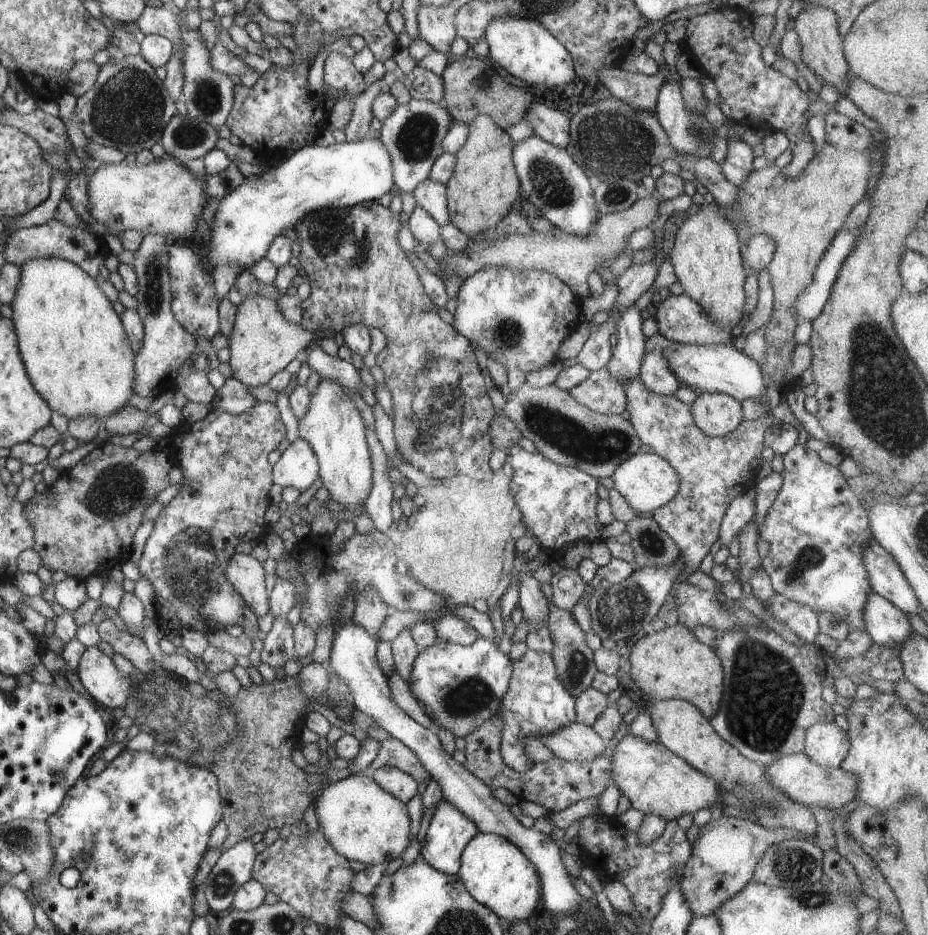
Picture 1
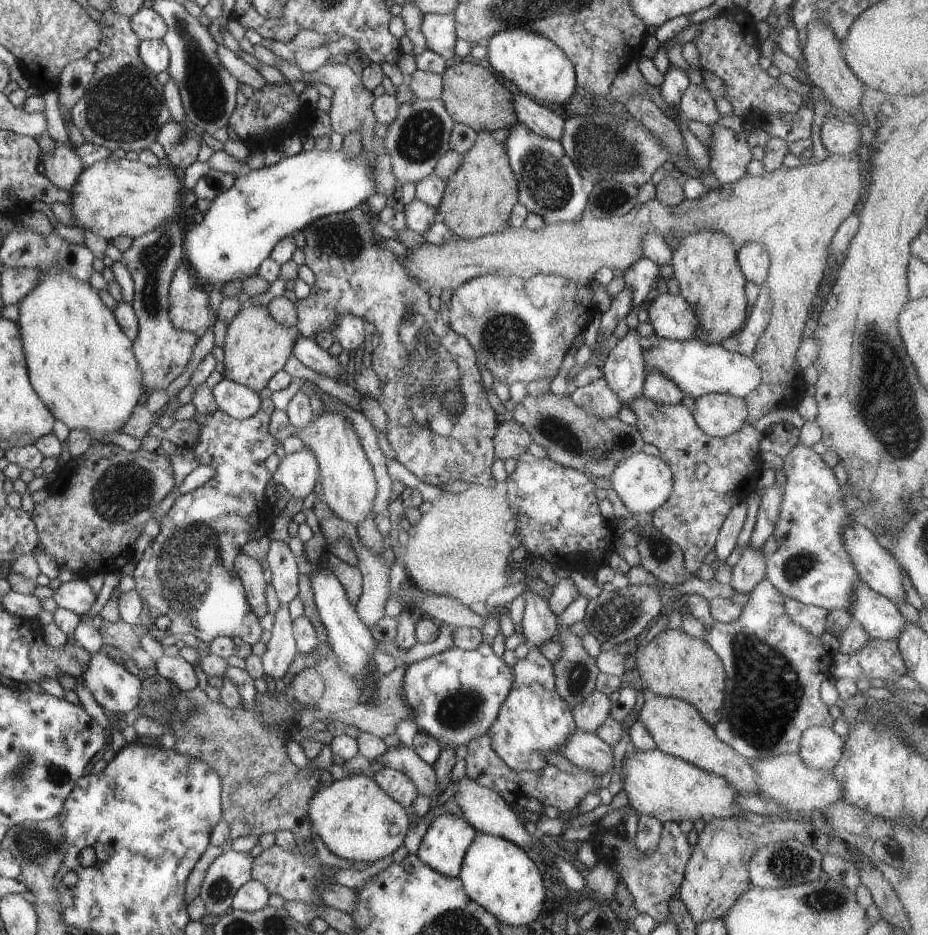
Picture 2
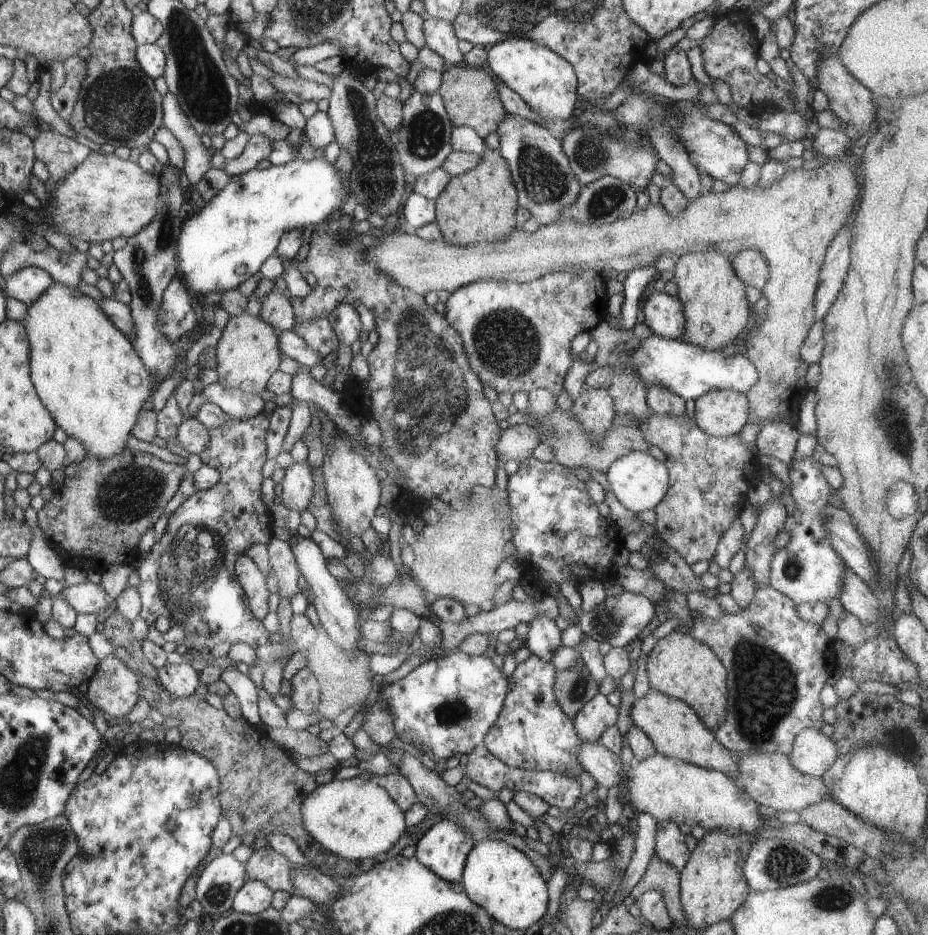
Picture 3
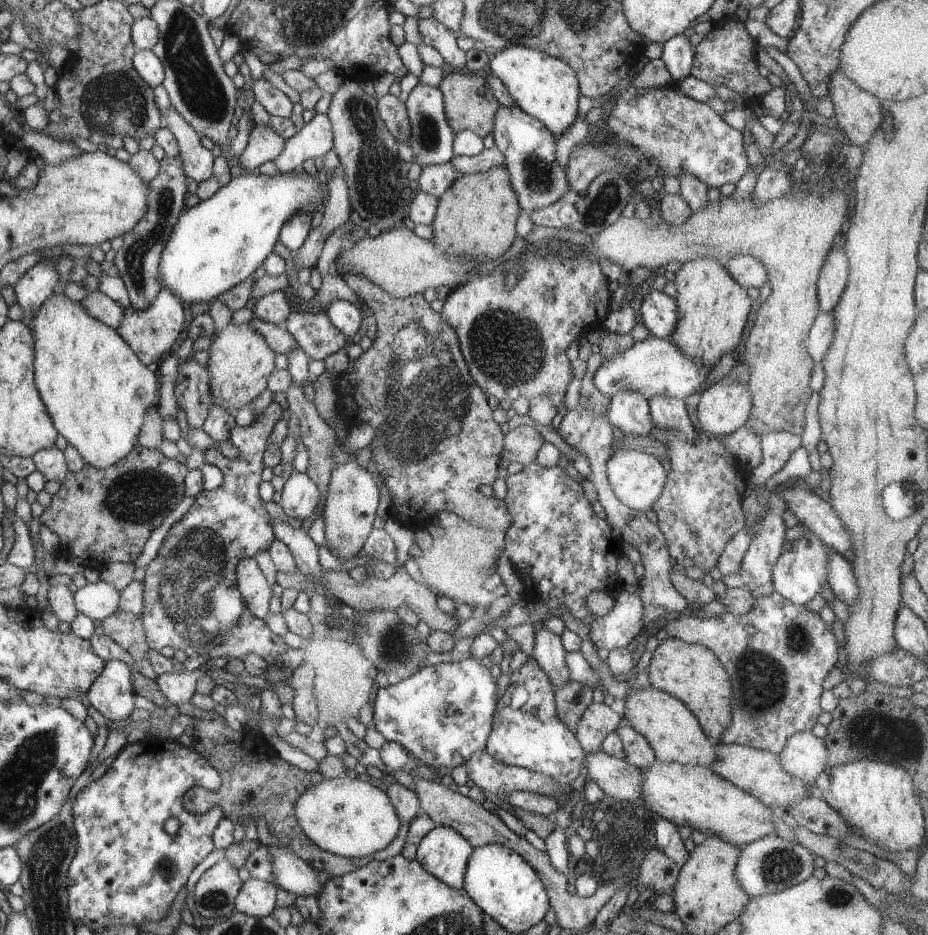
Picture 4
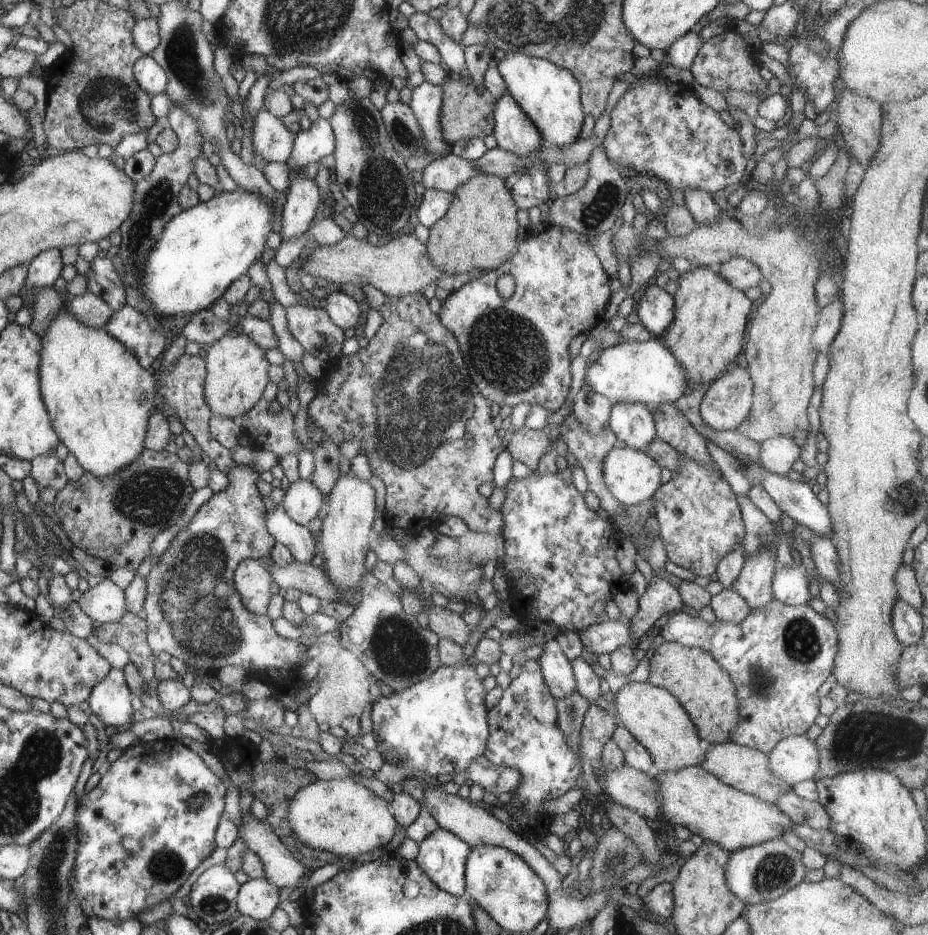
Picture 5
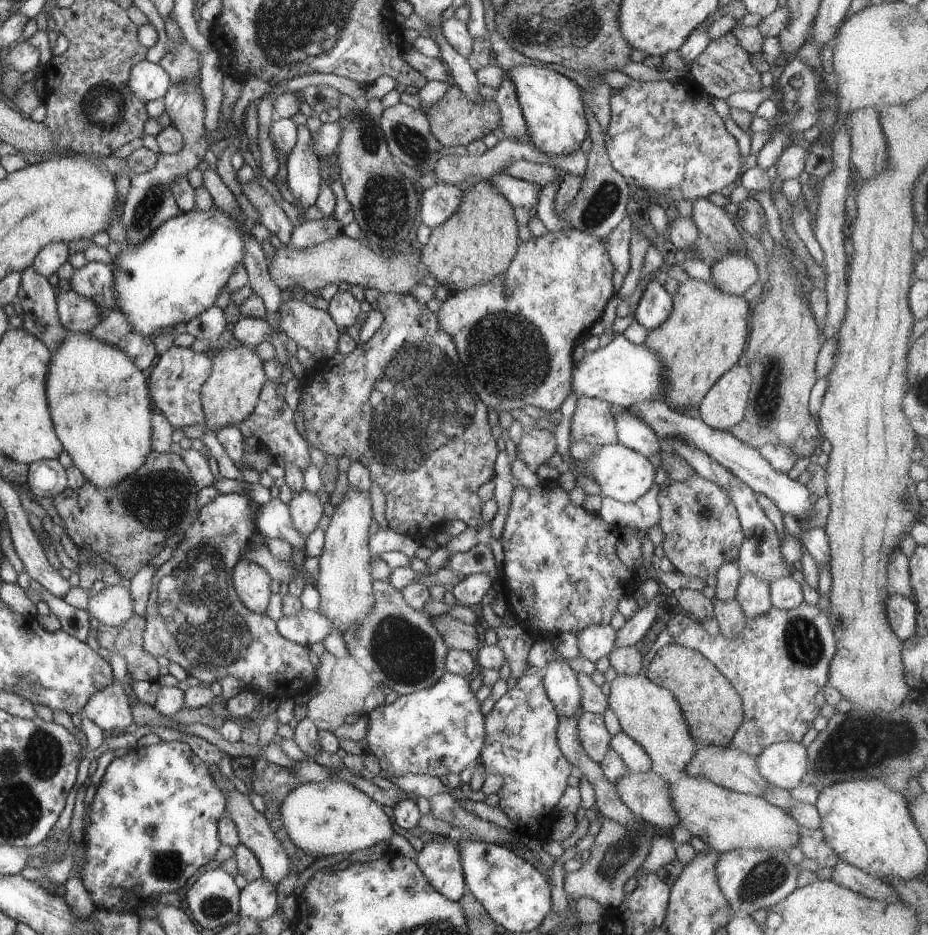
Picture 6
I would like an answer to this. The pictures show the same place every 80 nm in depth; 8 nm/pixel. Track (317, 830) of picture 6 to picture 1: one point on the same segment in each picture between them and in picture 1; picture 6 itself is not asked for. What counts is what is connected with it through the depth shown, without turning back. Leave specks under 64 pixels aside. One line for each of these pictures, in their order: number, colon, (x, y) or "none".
1: (364, 823)
2: (355, 818)
3: (355, 819)
4: (345, 816)
5: (342, 817)

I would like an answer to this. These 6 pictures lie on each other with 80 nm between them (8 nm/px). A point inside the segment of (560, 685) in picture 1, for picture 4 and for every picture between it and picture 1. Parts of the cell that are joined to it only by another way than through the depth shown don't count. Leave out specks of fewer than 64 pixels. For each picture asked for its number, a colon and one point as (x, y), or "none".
2: (533, 721)
3: (532, 732)
4: (526, 732)

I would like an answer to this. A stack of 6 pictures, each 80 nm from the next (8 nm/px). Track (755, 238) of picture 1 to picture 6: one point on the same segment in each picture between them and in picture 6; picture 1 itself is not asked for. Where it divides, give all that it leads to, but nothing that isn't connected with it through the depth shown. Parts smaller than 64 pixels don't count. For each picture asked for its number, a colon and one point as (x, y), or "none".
2: (754, 261)
3: (750, 266)
4: (749, 272)
5: (742, 274)
6: (734, 275)

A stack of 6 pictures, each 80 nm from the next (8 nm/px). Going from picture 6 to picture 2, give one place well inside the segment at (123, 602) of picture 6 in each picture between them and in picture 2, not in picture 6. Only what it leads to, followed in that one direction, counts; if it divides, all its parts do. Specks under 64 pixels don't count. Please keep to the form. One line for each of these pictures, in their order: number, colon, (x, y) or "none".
2: (76, 595)
3: (88, 598)
4: (100, 600)
5: (106, 603)

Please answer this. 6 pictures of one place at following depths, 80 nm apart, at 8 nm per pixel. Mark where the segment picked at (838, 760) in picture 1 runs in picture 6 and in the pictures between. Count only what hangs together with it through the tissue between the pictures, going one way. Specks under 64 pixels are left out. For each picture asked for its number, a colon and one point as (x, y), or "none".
2: (821, 748)
3: (813, 753)
4: (804, 756)
5: (794, 759)
6: (783, 764)

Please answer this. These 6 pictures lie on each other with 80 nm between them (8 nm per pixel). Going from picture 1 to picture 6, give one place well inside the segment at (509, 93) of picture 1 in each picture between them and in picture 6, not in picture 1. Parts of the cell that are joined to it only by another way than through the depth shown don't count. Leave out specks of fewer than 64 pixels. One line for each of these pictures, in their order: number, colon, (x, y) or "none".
2: (471, 93)
3: (471, 98)
4: (469, 104)
5: (467, 112)
6: (454, 120)

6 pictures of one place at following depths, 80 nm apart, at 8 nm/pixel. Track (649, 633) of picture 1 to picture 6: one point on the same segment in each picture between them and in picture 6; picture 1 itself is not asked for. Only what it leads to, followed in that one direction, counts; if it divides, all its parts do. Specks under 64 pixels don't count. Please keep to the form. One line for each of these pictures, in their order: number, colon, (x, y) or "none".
2: (675, 664)
3: (679, 666)
4: (691, 673)
5: (705, 690)
6: (713, 710)

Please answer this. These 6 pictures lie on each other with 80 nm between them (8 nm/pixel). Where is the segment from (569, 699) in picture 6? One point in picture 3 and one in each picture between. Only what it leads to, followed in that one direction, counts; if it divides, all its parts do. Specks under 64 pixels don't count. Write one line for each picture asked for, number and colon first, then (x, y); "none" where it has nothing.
3: (543, 640)
4: (549, 652)
5: (556, 668)

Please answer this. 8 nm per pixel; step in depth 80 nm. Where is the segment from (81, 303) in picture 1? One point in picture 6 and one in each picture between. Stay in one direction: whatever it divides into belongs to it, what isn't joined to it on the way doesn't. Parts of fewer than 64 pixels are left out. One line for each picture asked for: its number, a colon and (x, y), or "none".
2: (81, 364)
3: (87, 373)
4: (96, 389)
5: (98, 396)
6: (98, 399)

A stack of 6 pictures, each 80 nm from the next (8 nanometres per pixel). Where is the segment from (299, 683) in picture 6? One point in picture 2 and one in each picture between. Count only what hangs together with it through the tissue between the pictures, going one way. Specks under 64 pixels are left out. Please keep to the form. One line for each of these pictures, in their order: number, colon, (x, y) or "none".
2: (187, 574)
3: (187, 577)
4: (190, 601)
5: (193, 611)

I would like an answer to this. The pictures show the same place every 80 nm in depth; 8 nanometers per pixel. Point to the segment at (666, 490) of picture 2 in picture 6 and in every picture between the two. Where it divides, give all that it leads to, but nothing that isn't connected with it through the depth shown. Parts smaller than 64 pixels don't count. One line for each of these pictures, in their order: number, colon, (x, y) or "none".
3: (639, 481)
4: (637, 478)
5: (632, 476)
6: (623, 474)

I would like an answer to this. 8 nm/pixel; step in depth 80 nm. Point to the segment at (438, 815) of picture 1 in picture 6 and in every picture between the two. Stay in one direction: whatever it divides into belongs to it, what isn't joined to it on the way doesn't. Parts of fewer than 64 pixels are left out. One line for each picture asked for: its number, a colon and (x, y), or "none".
2: (443, 847)
3: (443, 848)
4: (443, 852)
5: (442, 855)
6: (439, 860)

